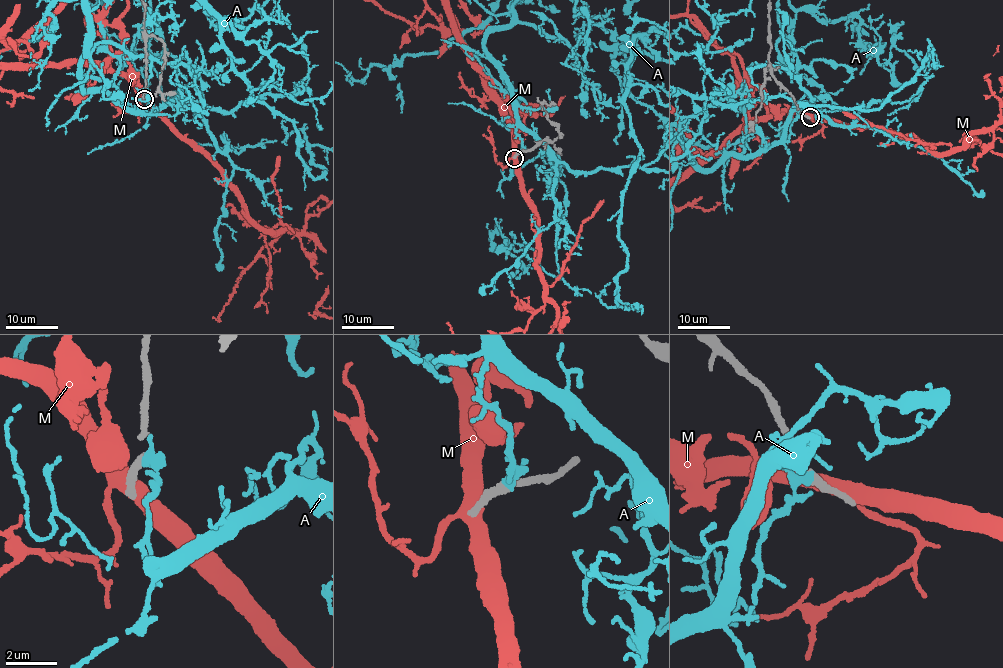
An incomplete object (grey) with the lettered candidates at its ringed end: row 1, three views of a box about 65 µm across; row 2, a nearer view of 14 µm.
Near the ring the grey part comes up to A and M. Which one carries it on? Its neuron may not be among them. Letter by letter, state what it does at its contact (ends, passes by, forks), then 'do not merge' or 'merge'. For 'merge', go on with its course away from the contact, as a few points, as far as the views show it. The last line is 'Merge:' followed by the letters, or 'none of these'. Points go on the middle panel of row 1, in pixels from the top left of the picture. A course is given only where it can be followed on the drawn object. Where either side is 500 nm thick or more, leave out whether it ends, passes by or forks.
A: it passes by | do not merge
M: it forks | do not merge
Merge: none of these

